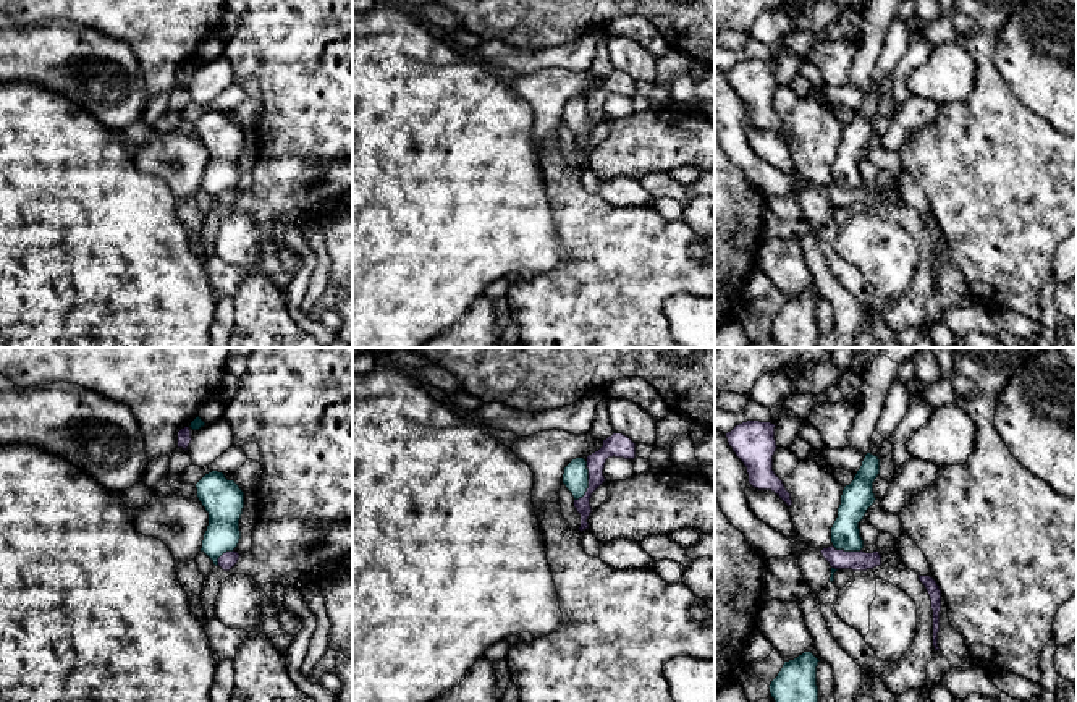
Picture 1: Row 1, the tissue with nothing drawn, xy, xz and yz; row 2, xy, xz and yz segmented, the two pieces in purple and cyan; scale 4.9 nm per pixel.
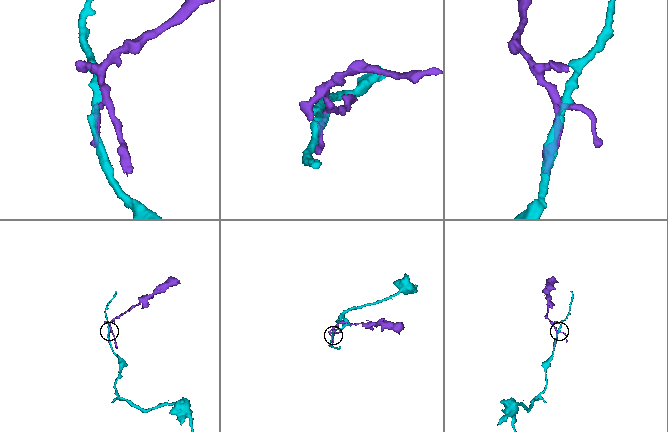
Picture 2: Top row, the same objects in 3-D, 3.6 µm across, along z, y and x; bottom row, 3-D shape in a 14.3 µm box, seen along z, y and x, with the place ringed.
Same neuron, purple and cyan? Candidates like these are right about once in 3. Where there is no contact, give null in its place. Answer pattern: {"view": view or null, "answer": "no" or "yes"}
{"view": "xz", "answer": "no"}

